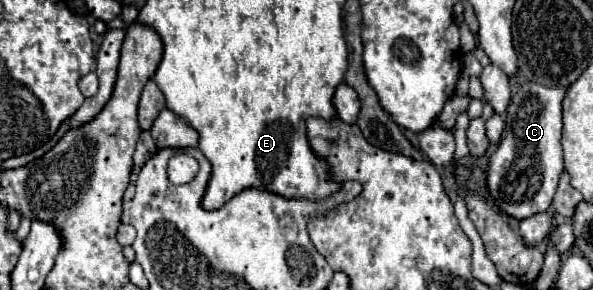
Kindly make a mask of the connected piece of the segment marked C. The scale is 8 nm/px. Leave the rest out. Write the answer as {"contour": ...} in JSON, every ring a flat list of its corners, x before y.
{"contour":[[524,82,512,96,506,132,486,166,486,188,492,202,516,220,546,212,558,188,562,166,562,100,566,88,548,88]]}

